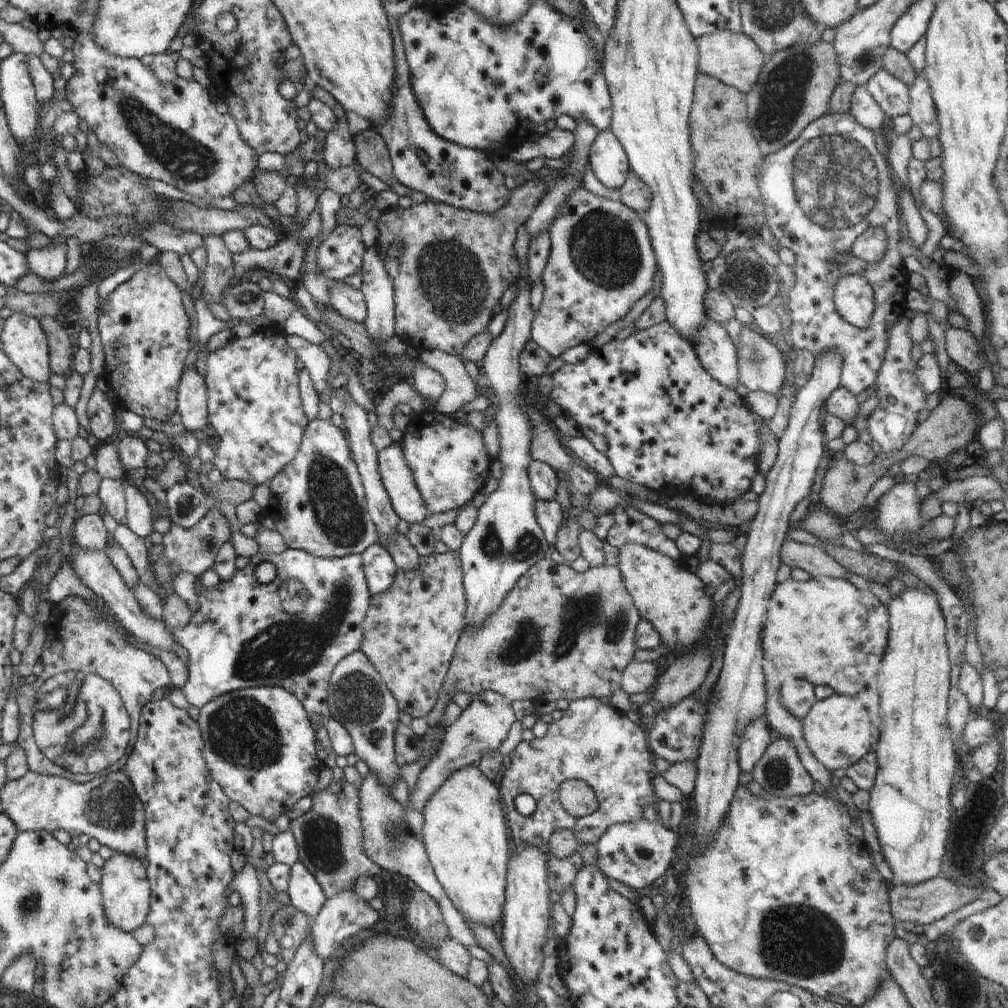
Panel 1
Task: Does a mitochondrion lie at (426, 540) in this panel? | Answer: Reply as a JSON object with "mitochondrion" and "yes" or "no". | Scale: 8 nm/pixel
{"mitochondrion":"no"}

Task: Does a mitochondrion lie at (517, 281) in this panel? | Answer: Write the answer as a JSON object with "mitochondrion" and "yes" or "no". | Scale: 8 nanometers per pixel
{"mitochondrion":"no"}

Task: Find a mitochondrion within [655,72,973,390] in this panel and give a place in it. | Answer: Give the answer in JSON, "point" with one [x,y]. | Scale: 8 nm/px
{"point":[834,180]}

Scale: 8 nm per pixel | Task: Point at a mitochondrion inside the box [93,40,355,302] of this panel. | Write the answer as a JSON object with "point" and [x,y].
{"point":[188,160]}

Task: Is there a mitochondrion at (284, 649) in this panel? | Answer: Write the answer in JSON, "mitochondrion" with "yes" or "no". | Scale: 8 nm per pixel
{"mitochondrion":"yes"}

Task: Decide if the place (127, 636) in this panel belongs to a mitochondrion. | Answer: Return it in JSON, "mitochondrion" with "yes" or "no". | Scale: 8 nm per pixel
{"mitochondrion":"no"}

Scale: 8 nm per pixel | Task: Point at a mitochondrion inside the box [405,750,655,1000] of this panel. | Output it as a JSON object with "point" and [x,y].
{"point":[562,847]}

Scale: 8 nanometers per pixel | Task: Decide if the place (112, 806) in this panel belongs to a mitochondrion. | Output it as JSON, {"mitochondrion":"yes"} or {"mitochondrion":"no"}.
{"mitochondrion":"yes"}

